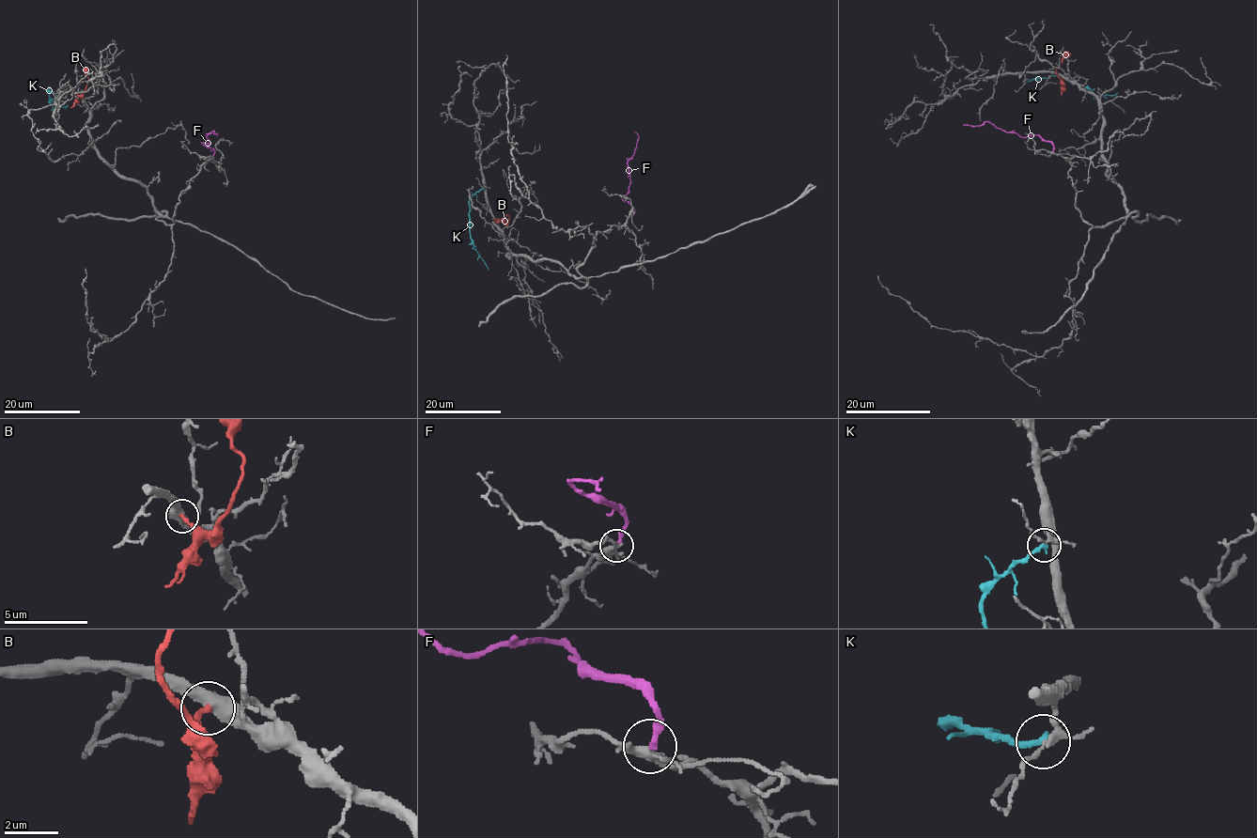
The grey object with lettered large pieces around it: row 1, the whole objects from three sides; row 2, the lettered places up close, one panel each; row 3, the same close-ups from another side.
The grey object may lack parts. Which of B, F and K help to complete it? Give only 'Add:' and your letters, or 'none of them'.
Add: F

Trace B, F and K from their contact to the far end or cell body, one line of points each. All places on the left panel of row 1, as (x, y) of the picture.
B: (74, 91), (81, 95), (87, 85), (88, 79), (83, 68)
F: (212, 158), (214, 151), (202, 144), (209, 145), (207, 136), (213, 131), (217, 134), (213, 133)
K: (62, 94), (49, 89), (54, 107), (67, 104)

